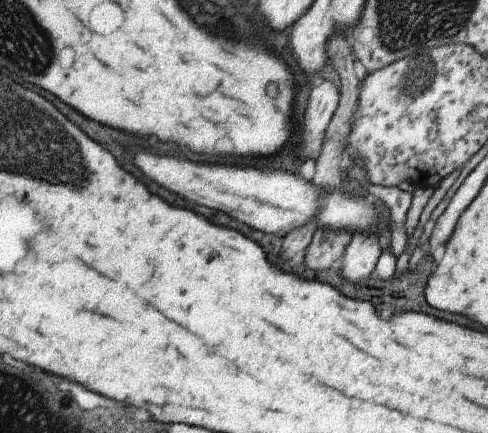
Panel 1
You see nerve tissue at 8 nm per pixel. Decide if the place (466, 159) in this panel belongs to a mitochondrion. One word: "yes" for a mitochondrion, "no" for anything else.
no

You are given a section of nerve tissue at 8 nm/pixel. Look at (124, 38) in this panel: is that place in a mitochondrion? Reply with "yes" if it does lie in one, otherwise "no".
no

